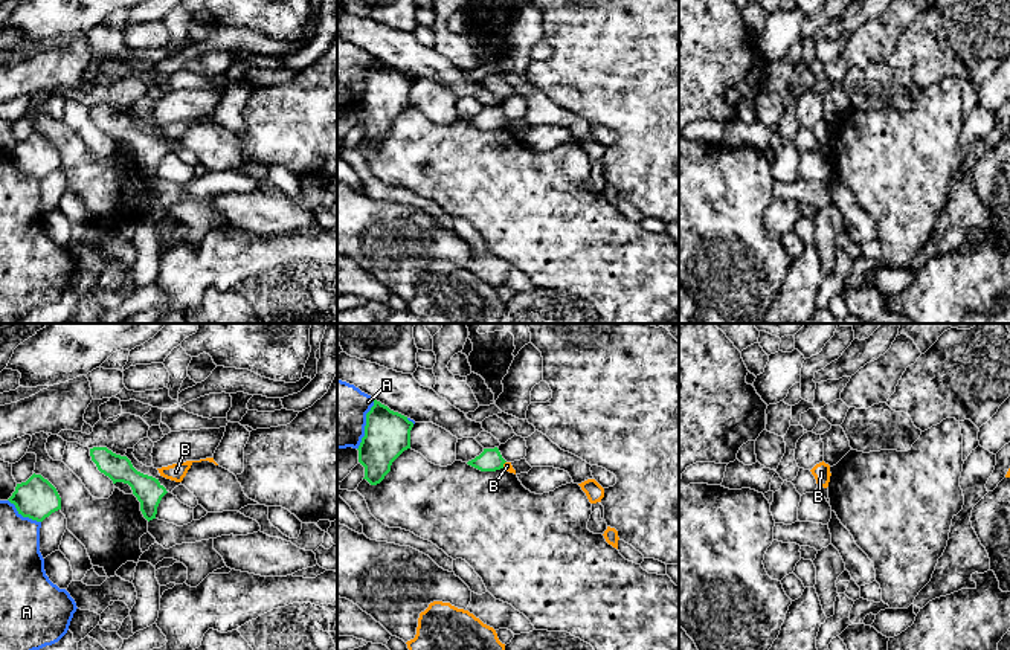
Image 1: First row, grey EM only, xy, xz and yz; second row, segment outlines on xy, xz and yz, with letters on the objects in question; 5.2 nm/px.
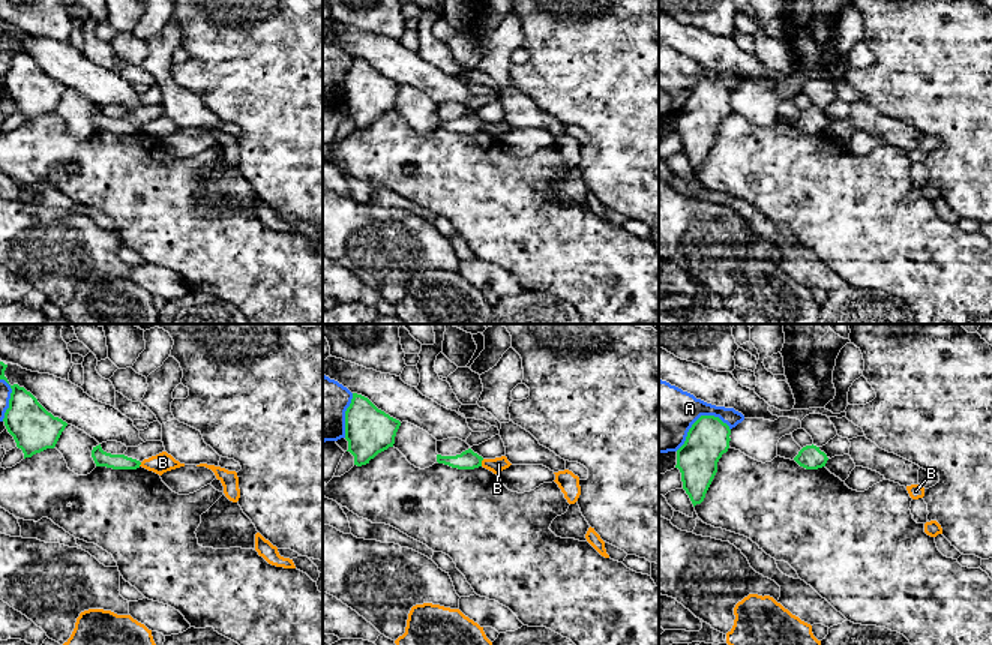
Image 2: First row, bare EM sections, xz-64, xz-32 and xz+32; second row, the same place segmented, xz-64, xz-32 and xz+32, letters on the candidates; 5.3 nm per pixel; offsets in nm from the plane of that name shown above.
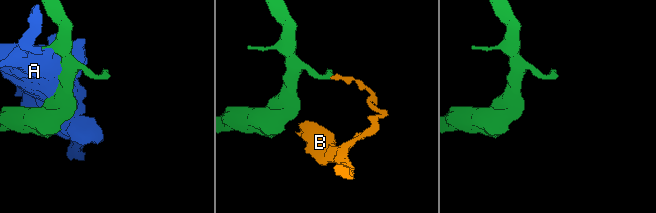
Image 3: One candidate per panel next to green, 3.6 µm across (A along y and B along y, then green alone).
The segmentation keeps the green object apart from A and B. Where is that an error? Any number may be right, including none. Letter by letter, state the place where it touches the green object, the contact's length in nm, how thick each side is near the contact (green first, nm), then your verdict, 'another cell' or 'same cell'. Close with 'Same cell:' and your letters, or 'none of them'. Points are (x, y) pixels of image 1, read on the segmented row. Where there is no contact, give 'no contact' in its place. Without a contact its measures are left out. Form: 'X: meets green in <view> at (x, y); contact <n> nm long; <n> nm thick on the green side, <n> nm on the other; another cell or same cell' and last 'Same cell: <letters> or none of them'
A: meets green in xz at (366, 424); contact 280 nm long; 240 nm thick on the green side, 300 nm on the other; another cell
B: meets green in xz at (504, 463); contact 40 nm long; 120 nm thick on the green side, 50 nm on the other; another cell
Same cell: none of them

